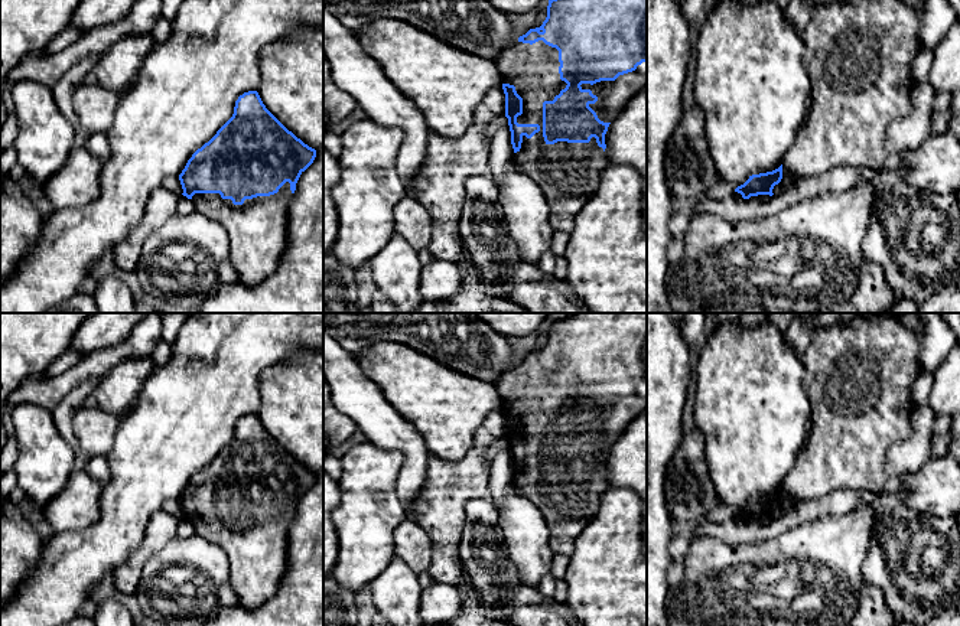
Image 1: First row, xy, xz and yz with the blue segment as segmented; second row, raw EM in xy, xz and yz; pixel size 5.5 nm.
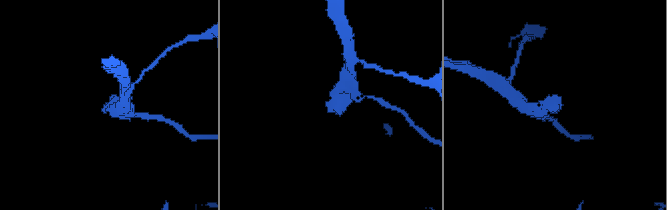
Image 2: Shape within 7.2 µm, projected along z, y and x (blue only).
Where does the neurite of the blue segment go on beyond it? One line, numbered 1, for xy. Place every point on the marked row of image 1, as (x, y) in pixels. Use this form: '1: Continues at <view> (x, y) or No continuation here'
1: Continues at xy (257, 230)

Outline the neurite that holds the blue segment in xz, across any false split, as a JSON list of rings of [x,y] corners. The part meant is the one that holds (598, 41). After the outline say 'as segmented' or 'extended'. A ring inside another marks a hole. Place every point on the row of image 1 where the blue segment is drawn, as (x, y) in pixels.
[[[549,0],[547,6],[547,17],[543,22],[540,27],[530,29],[525,35],[520,36],[517,43],[512,45],[505,53],[499,56],[497,61],[497,65],[501,68],[507,68],[510,72],[505,76],[505,81],[502,84],[502,89],[505,94],[505,117],[508,118],[508,125],[511,131],[511,144],[514,149],[514,160],[520,164],[520,167],[524,170],[524,173],[538,185],[538,188],[543,190],[544,198],[550,206],[550,218],[549,222],[553,226],[554,231],[570,234],[575,228],[575,218],[579,213],[579,211],[585,206],[585,203],[590,199],[590,196],[595,193],[595,190],[599,186],[602,170],[609,164],[608,156],[605,153],[606,144],[605,144],[605,134],[608,131],[608,127],[611,121],[624,110],[628,100],[638,91],[644,89],[647,87],[647,0]]]; extended

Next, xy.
[[[257,91],[238,97],[232,117],[198,149],[179,175],[183,196],[228,234],[230,260],[238,281],[256,286],[279,265],[287,244],[287,209],[300,175],[316,150],[289,131],[263,104]]]; extended

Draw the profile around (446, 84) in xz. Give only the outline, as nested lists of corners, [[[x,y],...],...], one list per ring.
[[[378,19],[354,30],[362,50],[410,100],[432,133],[462,137],[475,121],[475,110],[494,88],[504,84],[497,61],[453,48],[442,39],[398,19]]]

